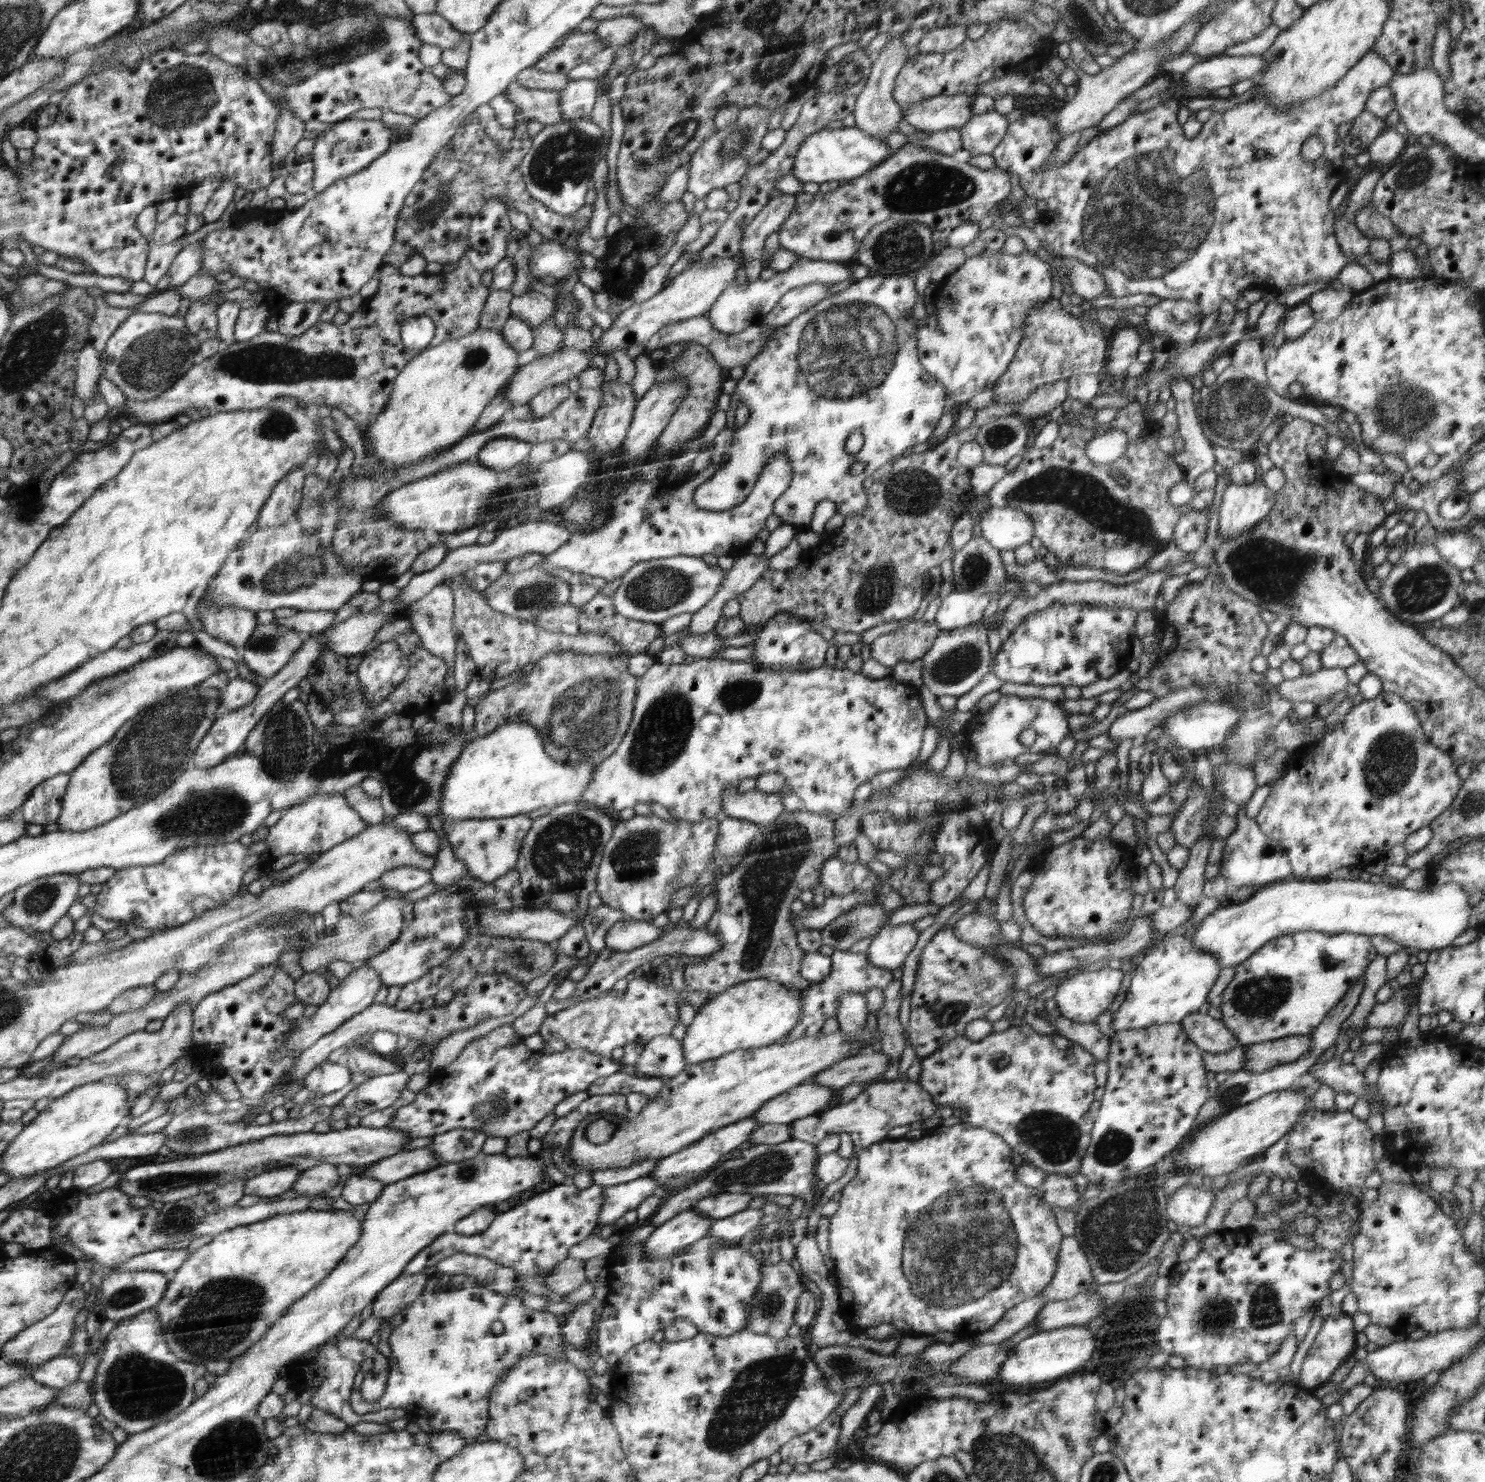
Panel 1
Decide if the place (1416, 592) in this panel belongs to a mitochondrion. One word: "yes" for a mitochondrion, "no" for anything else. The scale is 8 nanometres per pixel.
yes

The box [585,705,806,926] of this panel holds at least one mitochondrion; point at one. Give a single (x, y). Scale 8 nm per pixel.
(634, 858)

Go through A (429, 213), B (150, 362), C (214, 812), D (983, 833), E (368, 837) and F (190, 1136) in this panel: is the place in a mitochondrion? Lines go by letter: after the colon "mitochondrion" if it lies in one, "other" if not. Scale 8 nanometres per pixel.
A: mitochondrion
B: mitochondrion
C: mitochondrion
D: other
E: other
F: mitochondrion

